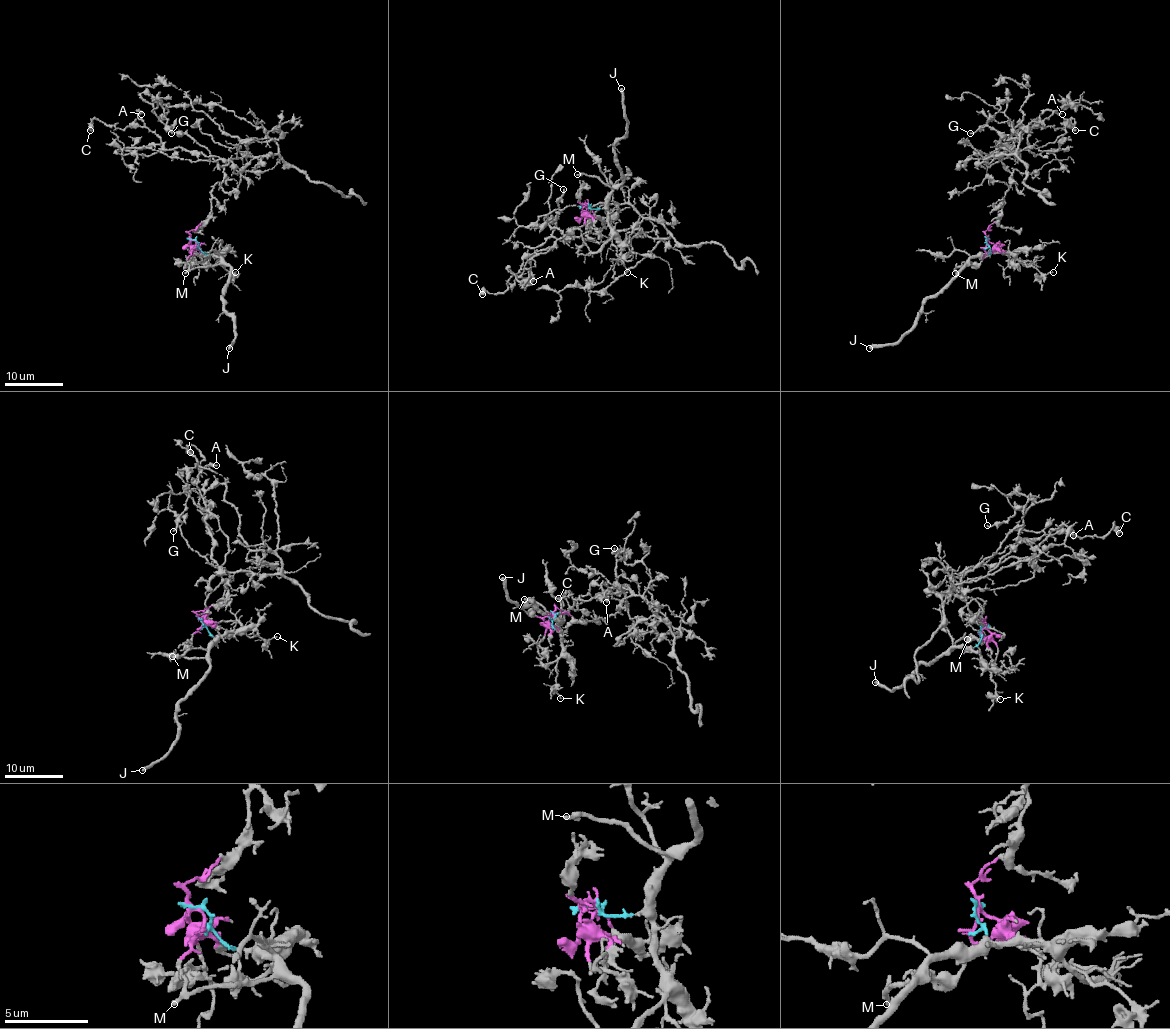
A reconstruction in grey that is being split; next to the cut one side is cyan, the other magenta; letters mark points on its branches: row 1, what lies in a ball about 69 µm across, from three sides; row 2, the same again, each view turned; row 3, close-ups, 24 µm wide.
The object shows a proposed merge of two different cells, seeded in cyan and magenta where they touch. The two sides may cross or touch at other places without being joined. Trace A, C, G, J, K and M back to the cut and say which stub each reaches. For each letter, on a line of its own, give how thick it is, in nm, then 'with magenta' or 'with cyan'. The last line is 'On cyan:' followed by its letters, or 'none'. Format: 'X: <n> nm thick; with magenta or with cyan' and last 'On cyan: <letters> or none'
A: 280 nm thick; with magenta
C: 550 nm thick; with magenta
G: 190 nm thick; with magenta
J: 420 nm thick; with cyan
K: 140 nm thick; with cyan
M: 220 nm thick; with cyan
On cyan: J, K, M

